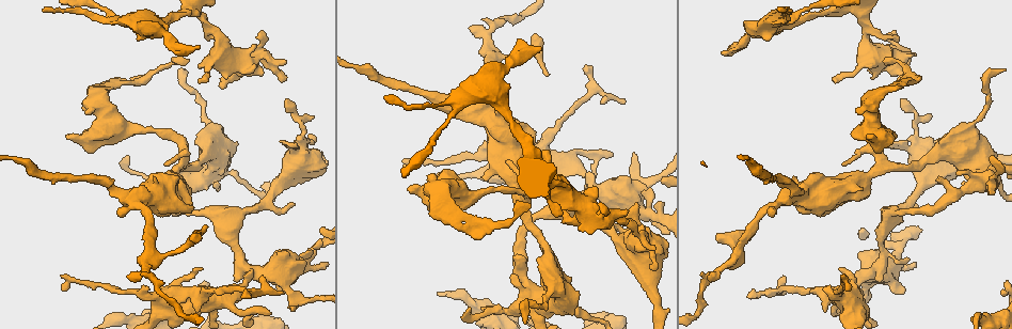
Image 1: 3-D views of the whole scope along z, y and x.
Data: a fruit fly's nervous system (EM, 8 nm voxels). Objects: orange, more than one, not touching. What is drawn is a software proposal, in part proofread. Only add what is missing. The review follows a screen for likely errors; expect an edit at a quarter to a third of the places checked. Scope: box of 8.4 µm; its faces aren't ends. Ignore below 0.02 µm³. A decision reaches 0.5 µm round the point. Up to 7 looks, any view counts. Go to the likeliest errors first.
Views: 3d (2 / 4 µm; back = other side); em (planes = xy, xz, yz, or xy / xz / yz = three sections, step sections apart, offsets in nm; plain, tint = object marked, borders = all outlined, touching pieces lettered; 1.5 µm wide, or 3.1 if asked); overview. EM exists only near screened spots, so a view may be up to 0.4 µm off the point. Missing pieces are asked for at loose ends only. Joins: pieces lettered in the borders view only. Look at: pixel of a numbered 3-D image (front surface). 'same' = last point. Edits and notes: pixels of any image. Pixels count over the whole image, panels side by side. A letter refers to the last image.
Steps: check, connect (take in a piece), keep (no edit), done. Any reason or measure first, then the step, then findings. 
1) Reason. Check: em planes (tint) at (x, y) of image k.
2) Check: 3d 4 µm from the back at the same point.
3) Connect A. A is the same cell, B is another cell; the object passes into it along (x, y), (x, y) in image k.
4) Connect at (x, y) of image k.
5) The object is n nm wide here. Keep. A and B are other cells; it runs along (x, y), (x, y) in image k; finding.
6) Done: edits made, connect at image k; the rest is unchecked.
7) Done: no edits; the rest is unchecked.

Check: 3d 2 µm from the back at (540, 49) of image 1.

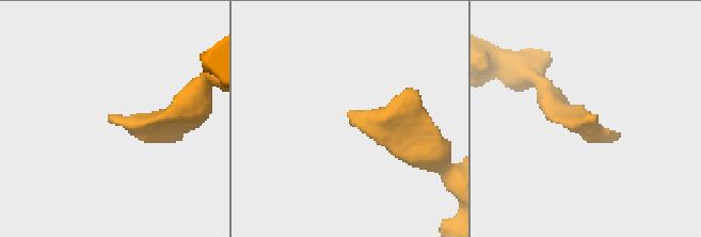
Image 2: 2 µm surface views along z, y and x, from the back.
Check: em planes (borders) at (110, 116) of image 2.

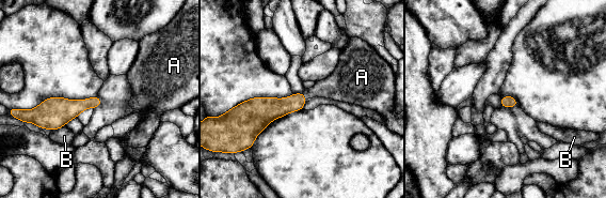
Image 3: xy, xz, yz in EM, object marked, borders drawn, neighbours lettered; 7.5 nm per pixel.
Connect A. A is the same cell, B is another cell; the object passes into it along (273, 108), (304, 96), (335, 87) in image 3; it goes on there.

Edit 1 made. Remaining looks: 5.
Thin end. Check: 3d 2 µm at (212, 39) of image 1.

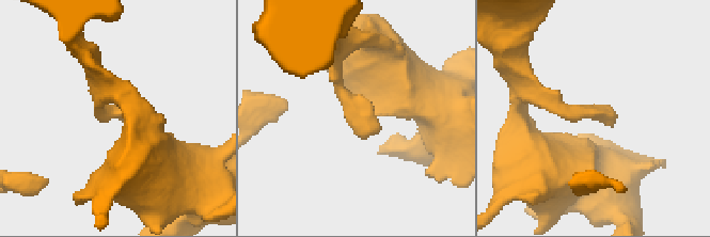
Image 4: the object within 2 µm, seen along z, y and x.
Need the tissue. Check: em planes (borders) at (122, 120) of image 4.

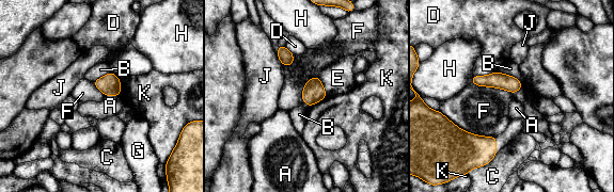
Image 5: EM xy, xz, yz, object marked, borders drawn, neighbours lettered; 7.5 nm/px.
Keep. A, B, C, D, E, F, G, H, J and K are other cells; it runs along (474, 80), (500, 80), (518, 85) in image 5; none of them fits.

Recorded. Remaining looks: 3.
Done: edits made, connect at image 3; the rest is unchecked.

